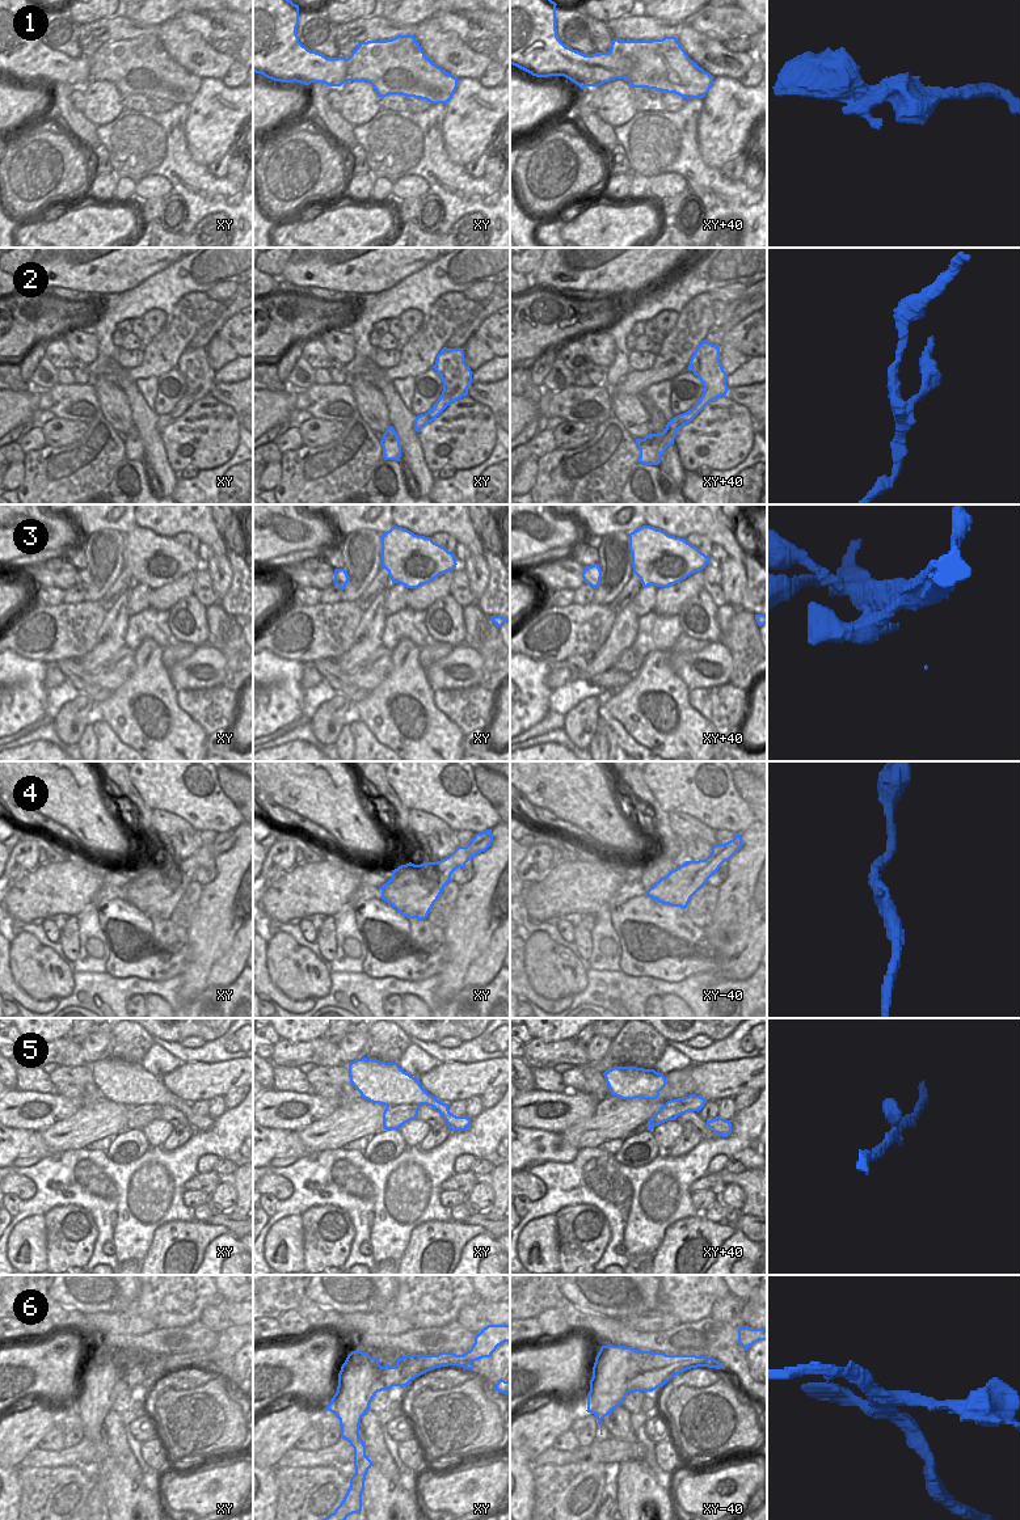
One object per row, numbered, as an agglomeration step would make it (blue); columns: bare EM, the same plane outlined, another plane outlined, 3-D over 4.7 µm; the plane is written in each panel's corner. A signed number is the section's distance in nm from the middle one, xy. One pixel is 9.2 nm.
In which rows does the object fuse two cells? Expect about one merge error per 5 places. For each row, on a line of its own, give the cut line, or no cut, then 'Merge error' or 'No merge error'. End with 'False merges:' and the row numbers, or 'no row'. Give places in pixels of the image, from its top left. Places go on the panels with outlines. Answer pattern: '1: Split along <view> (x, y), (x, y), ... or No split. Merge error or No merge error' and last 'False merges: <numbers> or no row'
1: Split along xy+40 (607, 53), (631, 60), (627, 79). Merge error
2: No split. No merge error
3: No split. No merge error
4: No split. No merge error
5: Split along xy (420, 1103), (387, 1106). Merge error
6: Split along xy (459, 1355), (470, 1362). Merge error
False merges: 1, 5, 6.

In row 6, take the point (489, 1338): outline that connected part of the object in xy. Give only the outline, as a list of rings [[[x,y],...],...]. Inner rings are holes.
[[[488,1325],[476,1334],[473,1346],[460,1358],[467,1361],[490,1358],[497,1347],[505,1342],[510,1342],[510,1325]]]

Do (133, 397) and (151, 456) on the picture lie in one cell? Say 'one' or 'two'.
one

